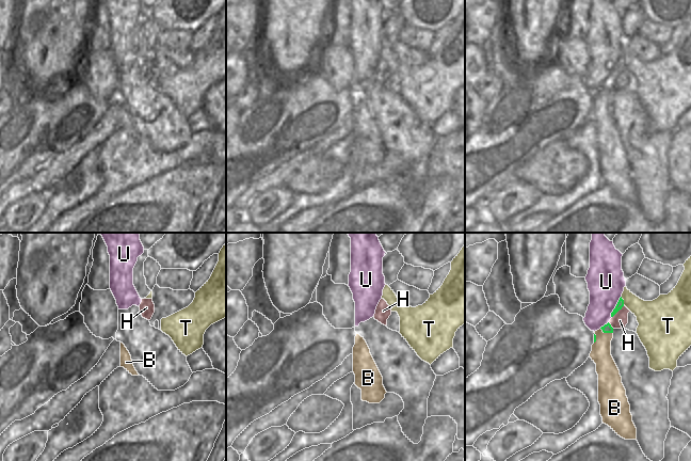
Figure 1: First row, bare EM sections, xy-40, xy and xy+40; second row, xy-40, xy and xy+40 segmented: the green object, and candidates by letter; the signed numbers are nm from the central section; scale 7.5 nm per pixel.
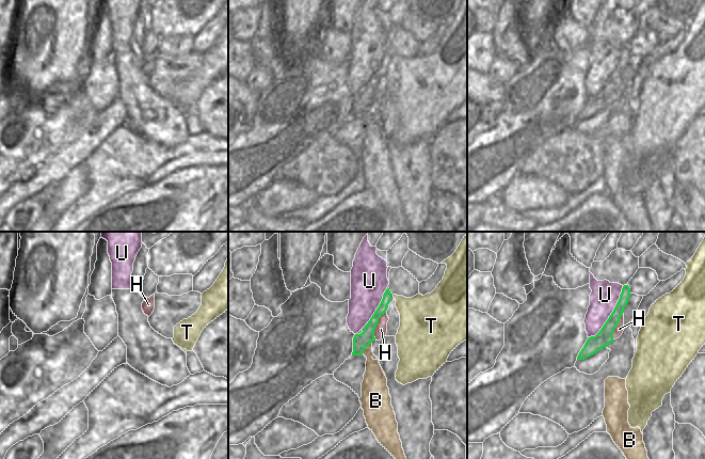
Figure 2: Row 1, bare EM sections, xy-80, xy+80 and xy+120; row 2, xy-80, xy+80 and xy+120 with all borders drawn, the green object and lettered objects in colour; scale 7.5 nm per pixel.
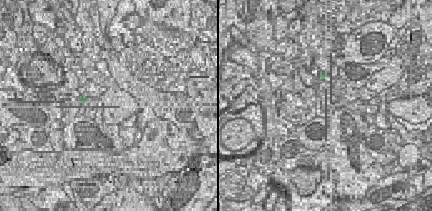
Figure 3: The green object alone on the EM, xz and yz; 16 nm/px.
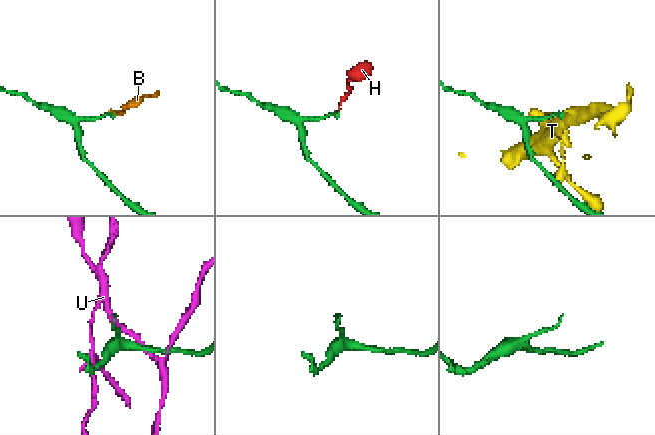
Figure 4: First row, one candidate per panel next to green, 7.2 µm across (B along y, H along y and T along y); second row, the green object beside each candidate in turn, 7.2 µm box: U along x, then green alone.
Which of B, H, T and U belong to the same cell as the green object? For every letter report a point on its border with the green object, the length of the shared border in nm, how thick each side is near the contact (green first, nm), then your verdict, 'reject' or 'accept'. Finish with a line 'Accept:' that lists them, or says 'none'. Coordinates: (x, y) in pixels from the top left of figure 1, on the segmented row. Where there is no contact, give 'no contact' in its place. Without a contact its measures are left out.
B: meets green in xy+40 at (606, 332); contact 100 nm long; 70 nm thick on the green side, 150 nm on the other; reject
H: meets green in xy+40 at (617, 311); contact 130 nm long; 50 nm thick on the green side, 120 nm on the other; accept
T: meets green in xy+40 at (623, 301); contact 70 nm long; 50 nm thick on the green side, 240 nm on the other; reject
U: meets green in xy+40 at (615, 306); contact 180 nm long; 50 nm thick on the green side, 280 nm on the other; reject
Accept: H

